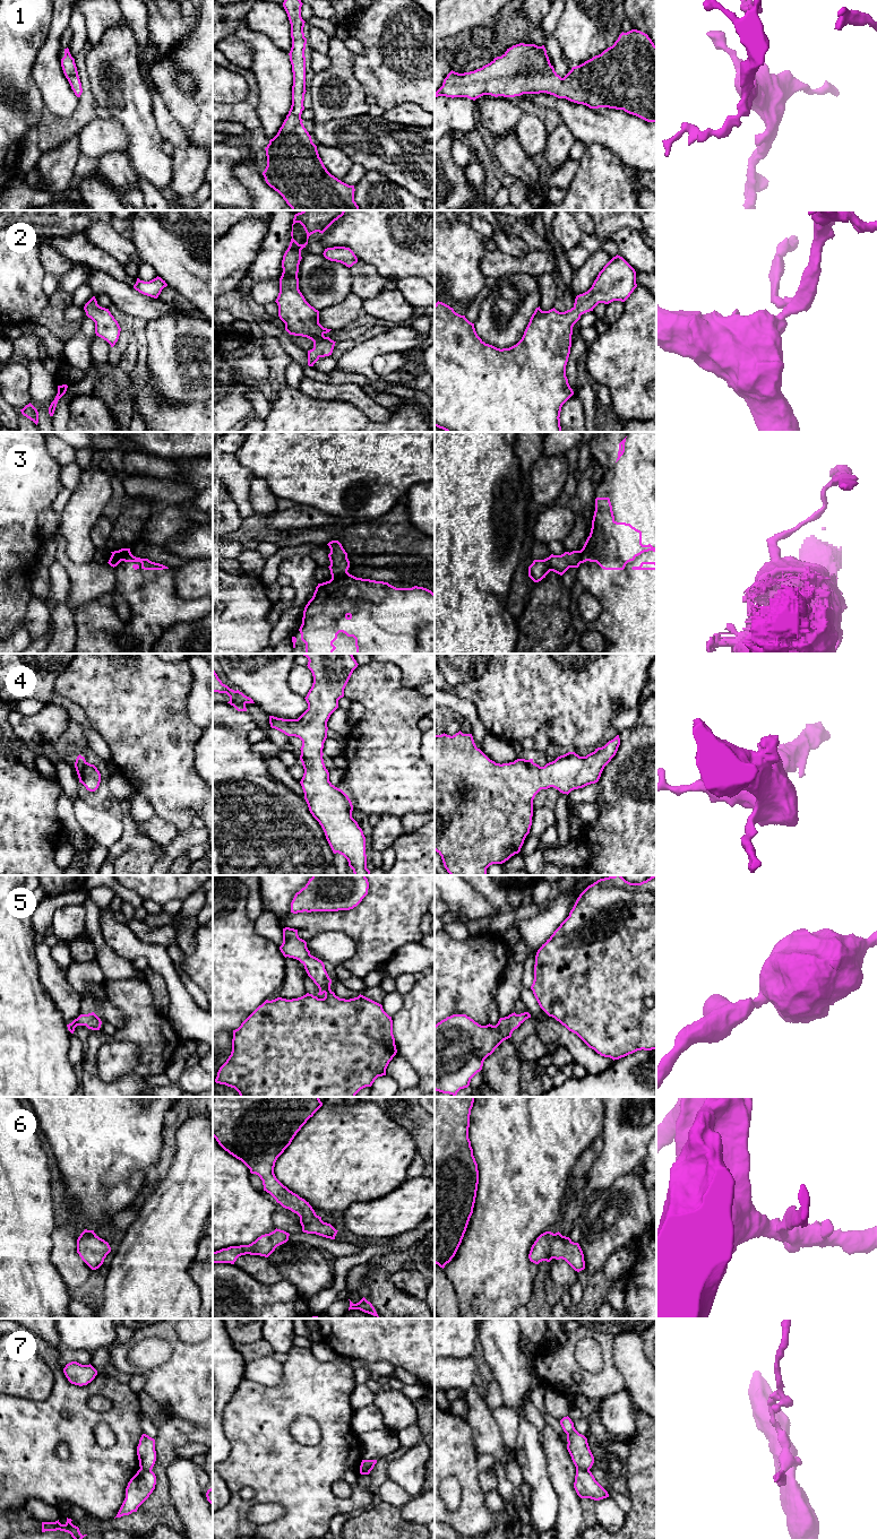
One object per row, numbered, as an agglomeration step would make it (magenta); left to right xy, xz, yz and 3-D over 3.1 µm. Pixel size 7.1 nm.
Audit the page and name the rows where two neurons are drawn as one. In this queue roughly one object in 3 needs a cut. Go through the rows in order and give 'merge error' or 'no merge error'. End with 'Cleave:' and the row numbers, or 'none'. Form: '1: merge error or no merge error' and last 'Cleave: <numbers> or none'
1: no merge error
2: no merge error
3: merge error
4: no merge error
5: no merge error
6: no merge error
7: merge error
Cleave: 3, 7

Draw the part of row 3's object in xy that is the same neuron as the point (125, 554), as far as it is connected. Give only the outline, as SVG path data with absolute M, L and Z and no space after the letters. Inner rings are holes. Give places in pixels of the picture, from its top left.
M121 548L119 551L114 551L111 552L112 554L118 552L119 556L118 556L118 564L121 561L124 562L140 562L141 563L141 569L144 570L163 570L163 569L169 569L167 567L160 564L160 563L155 563L149 561L148 559L140 559L140 557L136 557L131 554L130 548Z

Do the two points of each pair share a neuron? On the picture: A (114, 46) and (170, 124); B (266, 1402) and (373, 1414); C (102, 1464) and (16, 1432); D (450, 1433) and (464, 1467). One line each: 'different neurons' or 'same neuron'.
A: different neurons
B: different neurons
C: same neuron
D: same neuron

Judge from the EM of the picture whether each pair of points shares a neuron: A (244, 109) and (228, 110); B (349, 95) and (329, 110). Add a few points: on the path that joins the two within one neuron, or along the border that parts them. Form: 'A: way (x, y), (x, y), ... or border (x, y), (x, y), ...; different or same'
A: way (240, 110), (232, 110); same
B: way (344, 96), (334, 105); same

